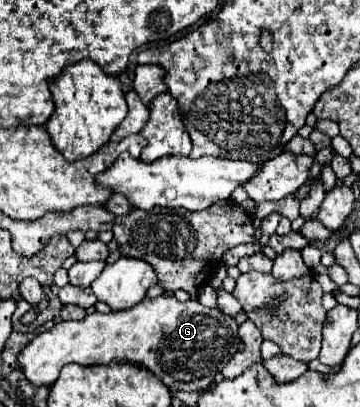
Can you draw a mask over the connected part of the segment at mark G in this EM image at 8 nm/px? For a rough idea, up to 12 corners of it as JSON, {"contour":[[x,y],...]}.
{"contour":[[174,295],[34,337],[26,379],[130,361],[170,391],[222,379],[232,315]]}

